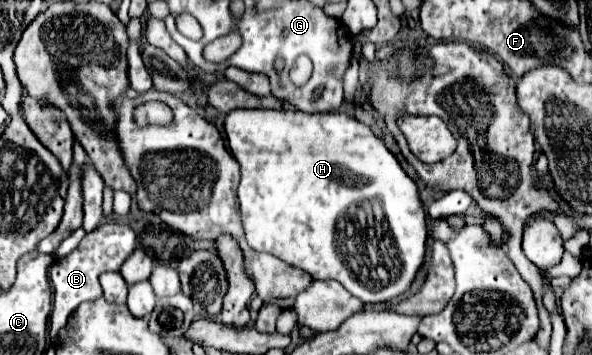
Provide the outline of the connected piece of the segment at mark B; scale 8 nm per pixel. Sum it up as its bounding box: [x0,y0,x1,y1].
[49,222,135,338]

